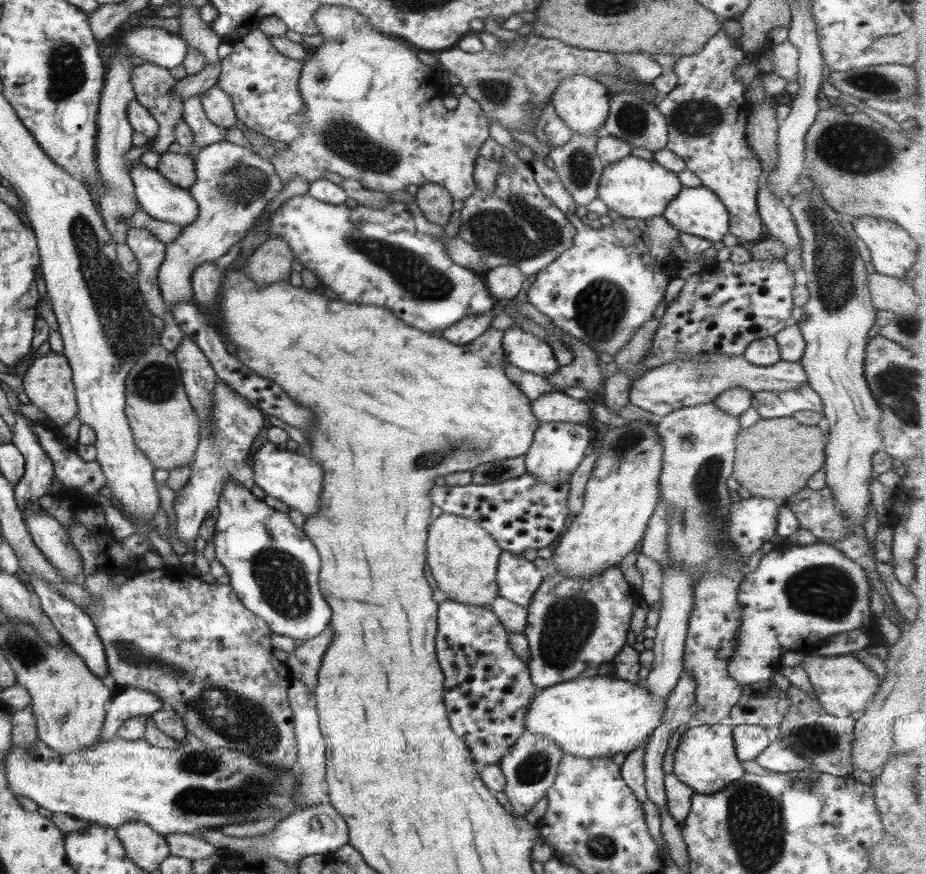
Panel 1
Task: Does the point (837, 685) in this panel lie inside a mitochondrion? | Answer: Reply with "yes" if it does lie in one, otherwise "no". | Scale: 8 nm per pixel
no

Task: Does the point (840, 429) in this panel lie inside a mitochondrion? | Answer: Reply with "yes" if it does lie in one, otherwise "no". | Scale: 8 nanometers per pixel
no

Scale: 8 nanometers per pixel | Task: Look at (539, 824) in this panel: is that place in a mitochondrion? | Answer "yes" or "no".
no

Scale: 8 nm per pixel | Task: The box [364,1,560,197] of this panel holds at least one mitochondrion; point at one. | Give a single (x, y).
(500, 92)

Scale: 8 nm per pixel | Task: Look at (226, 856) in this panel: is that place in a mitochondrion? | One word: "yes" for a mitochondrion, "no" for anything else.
no

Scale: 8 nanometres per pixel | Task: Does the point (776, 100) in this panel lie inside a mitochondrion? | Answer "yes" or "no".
no

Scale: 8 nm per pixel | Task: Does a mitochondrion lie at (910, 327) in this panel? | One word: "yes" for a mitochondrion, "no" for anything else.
yes

